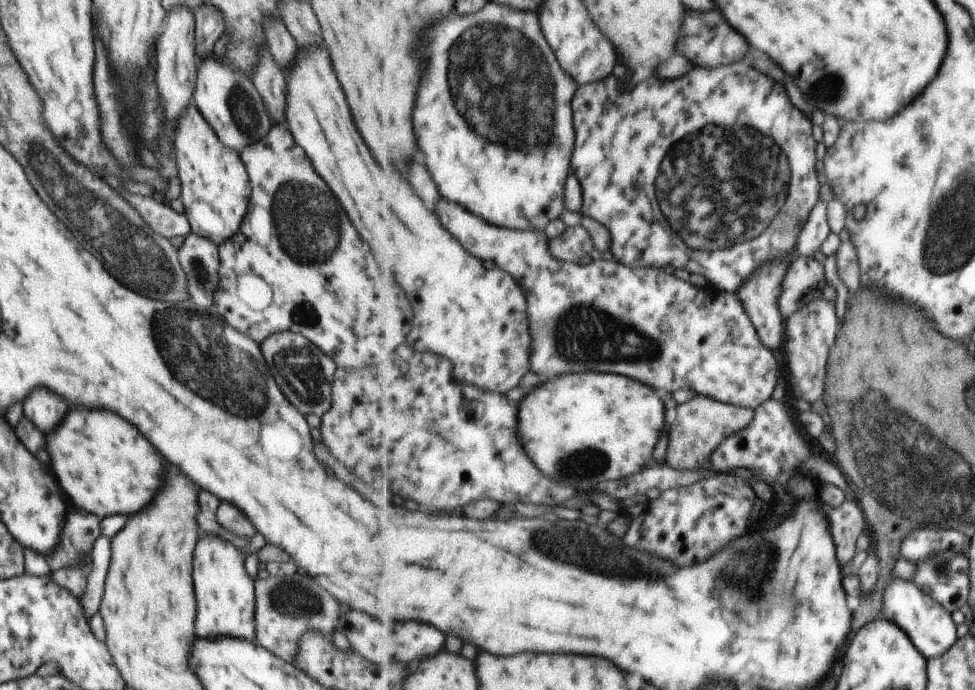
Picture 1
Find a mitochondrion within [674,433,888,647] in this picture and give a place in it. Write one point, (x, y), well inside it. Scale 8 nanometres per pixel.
(761, 557)

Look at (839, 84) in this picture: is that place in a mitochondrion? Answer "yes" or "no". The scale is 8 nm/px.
yes

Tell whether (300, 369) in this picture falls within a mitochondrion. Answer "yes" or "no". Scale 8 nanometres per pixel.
yes

